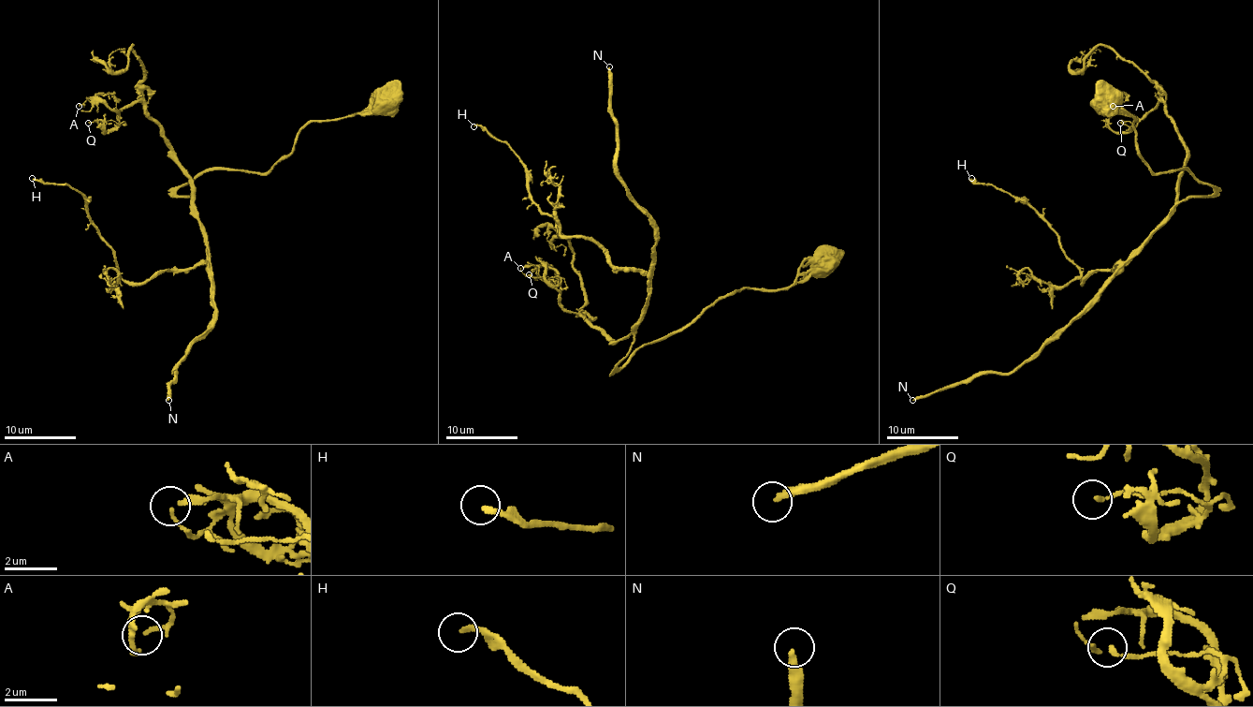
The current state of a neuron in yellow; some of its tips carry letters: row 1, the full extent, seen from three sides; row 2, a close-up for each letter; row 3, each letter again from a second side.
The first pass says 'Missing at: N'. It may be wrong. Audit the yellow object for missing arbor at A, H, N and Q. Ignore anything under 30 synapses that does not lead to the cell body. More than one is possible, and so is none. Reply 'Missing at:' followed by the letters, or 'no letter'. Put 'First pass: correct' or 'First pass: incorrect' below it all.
Missing at: N
First pass: correct

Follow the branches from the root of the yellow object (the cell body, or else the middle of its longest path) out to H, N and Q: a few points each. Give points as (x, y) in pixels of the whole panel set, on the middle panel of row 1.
H: (823, 260), (787, 287), (719, 296), (617, 368), (648, 276), (561, 235), (520, 158), (473, 126)
N: (823, 260), (787, 287), (744, 287), (719, 296), (617, 368), (644, 313), (656, 225), (619, 174), (609, 66)
Q: (823, 260), (787, 287), (719, 296), (620, 368), (633, 332), (615, 341), (563, 307), (558, 276), (529, 274)

